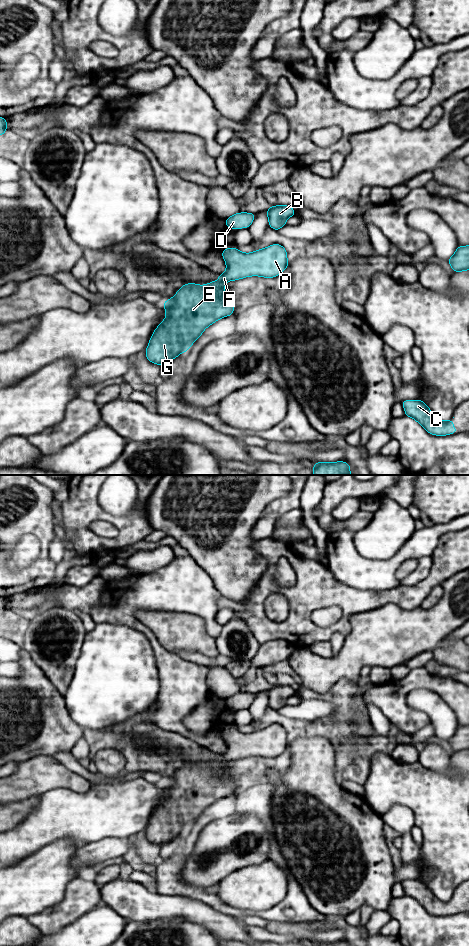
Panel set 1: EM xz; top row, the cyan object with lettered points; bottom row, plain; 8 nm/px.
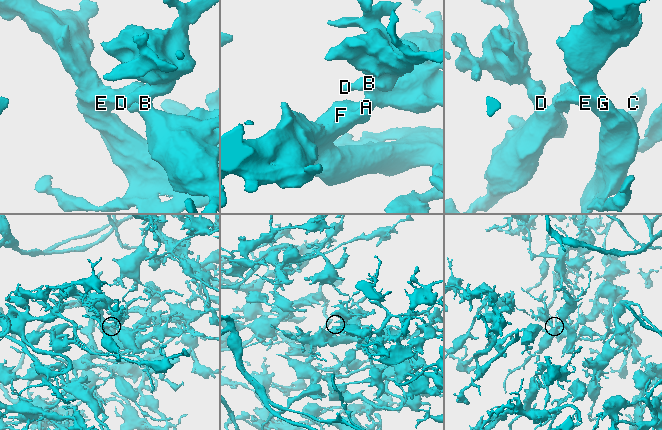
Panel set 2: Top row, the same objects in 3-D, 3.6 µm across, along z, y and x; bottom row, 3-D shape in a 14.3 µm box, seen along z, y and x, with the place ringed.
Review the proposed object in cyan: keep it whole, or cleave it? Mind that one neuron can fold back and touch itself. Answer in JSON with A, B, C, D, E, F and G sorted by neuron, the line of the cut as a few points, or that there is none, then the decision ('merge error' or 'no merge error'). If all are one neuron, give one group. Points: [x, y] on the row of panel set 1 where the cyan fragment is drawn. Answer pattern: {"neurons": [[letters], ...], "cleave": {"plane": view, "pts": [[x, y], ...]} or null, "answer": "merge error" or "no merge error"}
{"neurons": [["A", "B", "C", "D", "E", "F", "G"]], "cleave": null, "answer": "no merge error"}

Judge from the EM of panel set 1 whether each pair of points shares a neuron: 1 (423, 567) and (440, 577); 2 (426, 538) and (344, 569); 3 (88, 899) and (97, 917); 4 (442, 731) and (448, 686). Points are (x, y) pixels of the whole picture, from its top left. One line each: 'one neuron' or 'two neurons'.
1: two neurons
2: one neuron
3: two neurons
4: two neurons

